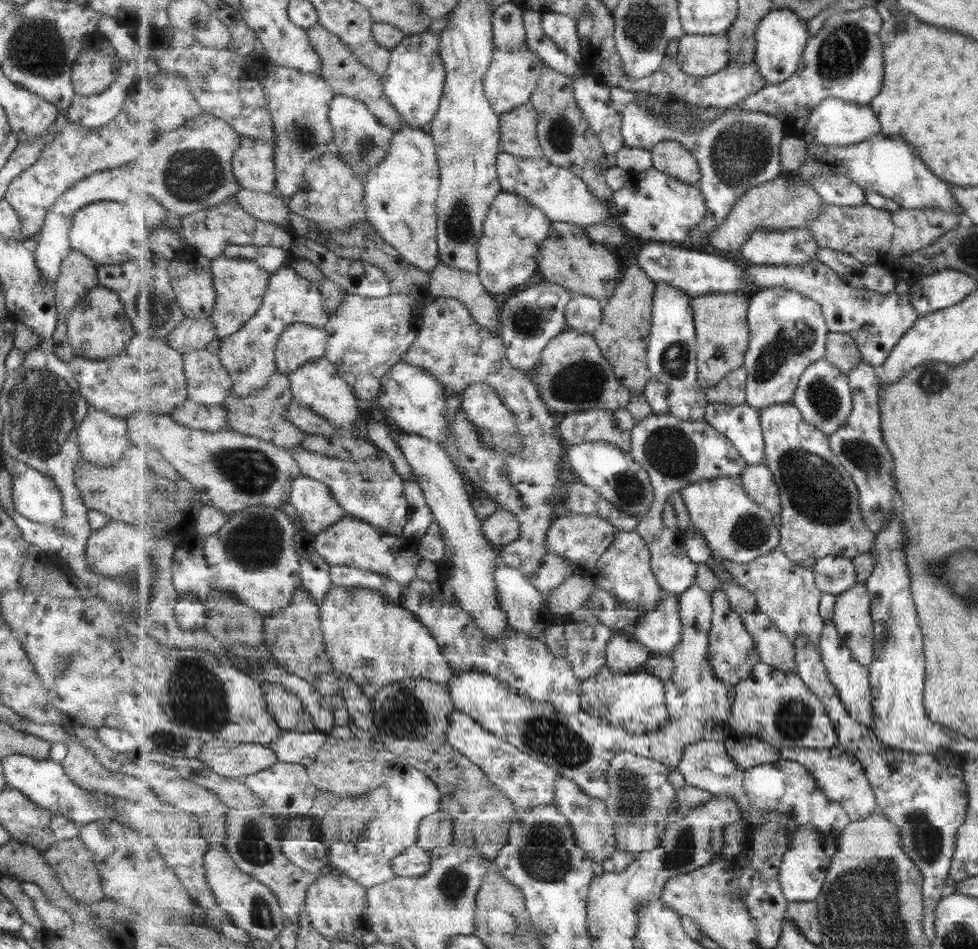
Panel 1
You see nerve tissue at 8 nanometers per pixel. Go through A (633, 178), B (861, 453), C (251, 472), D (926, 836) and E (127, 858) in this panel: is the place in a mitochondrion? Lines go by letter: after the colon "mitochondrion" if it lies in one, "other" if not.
A: other
B: mitochondrion
C: mitochondrion
D: mitochondrion
E: mitochondrion

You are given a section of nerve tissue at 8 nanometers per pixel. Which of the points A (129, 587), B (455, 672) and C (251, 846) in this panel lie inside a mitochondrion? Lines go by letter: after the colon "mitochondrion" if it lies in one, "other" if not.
A: mitochondrion
B: other
C: mitochondrion

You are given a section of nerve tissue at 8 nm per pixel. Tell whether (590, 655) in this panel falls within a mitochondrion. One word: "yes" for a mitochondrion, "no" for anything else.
no

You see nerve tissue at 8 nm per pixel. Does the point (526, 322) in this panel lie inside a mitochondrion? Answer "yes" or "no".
yes

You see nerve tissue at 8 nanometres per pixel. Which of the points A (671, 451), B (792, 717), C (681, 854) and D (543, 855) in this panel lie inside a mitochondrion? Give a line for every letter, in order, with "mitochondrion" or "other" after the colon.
A: mitochondrion
B: mitochondrion
C: mitochondrion
D: mitochondrion

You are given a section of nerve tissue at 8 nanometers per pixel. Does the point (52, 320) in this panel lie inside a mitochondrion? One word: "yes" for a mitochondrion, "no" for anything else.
no

